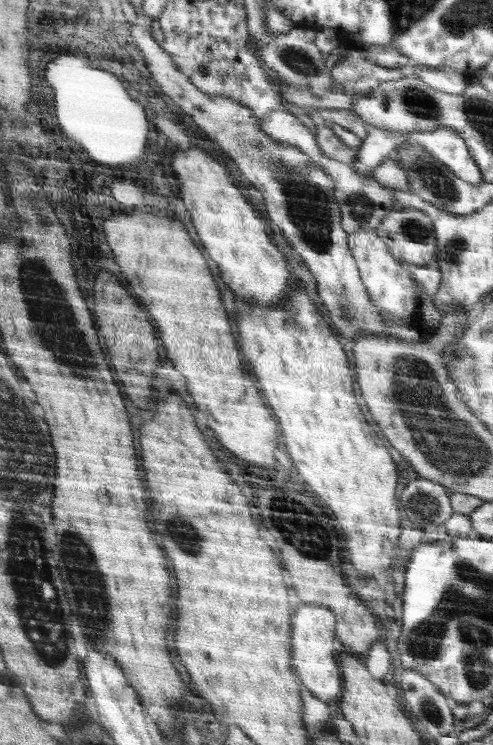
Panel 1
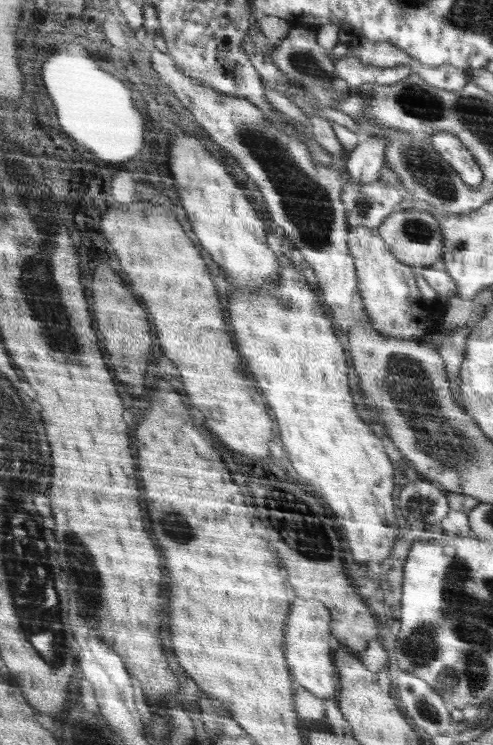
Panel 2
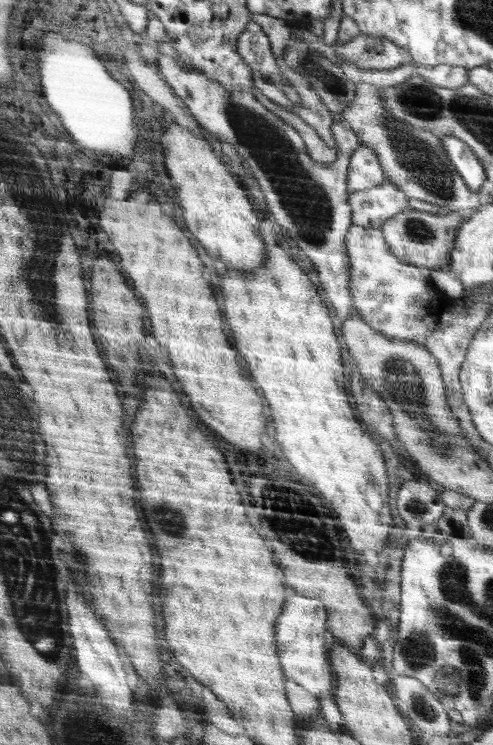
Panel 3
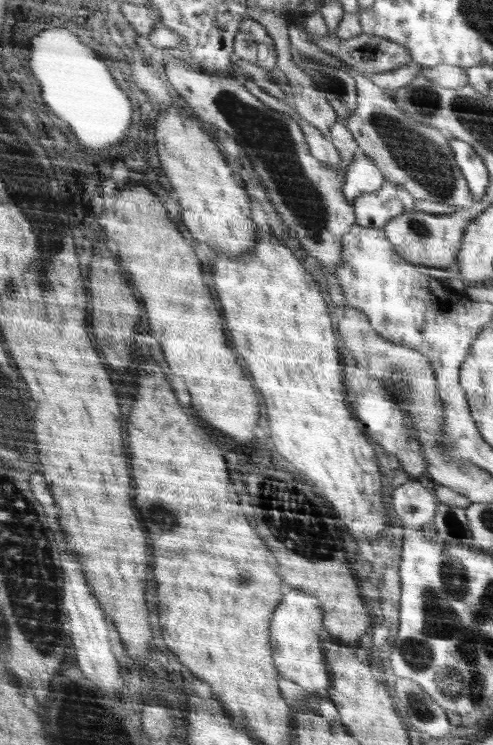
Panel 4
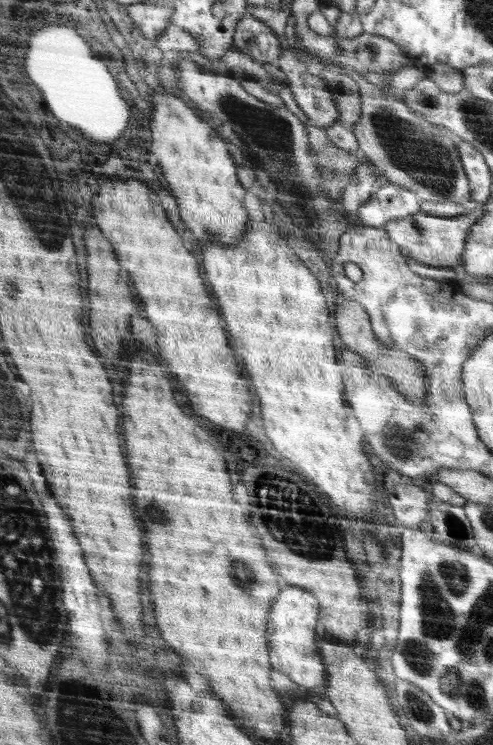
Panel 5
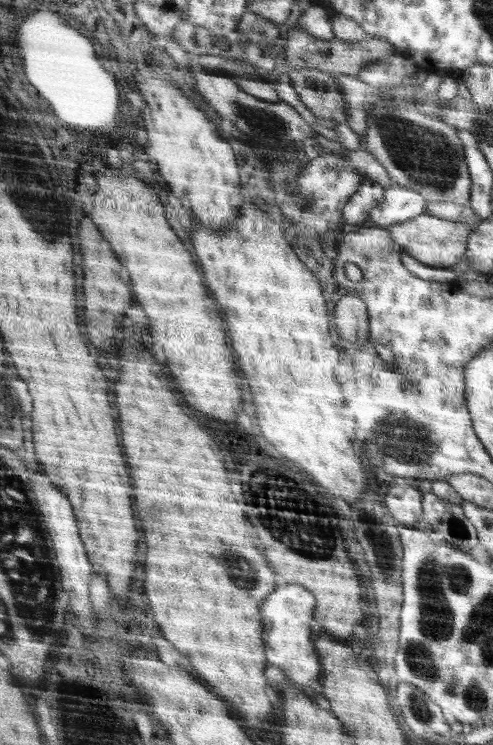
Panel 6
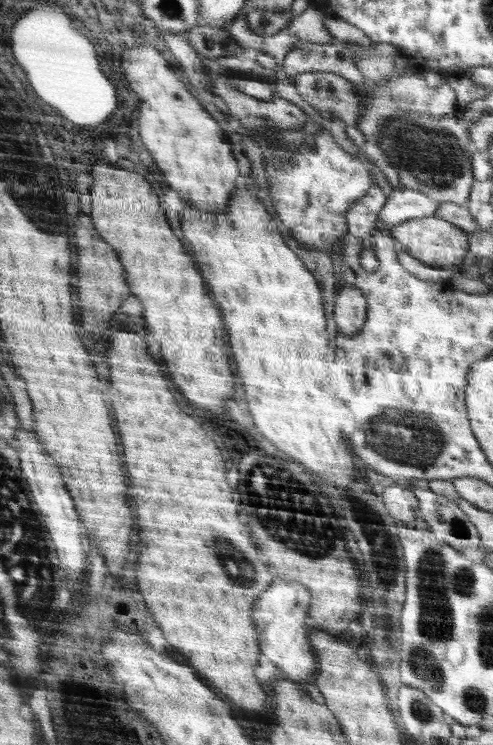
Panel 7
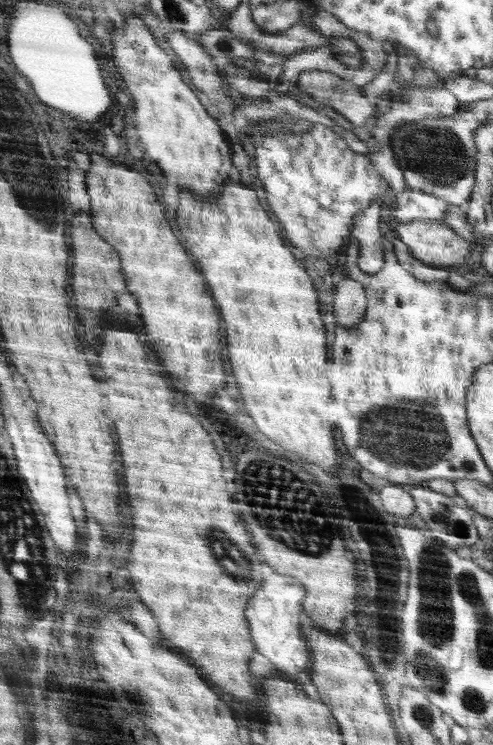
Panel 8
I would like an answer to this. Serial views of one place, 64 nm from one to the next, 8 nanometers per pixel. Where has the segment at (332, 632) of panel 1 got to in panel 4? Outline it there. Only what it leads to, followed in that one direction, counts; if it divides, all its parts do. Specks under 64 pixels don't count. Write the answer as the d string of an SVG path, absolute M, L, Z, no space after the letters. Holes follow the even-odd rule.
M292 590L286 594L286 600L282 600L282 608L274 612L274 660L278 660L278 672L282 672L284 678L294 680L308 692L330 689L330 674L324 662L322 652L322 640L316 632L322 630L322 616L324 608L320 608L318 598Z

